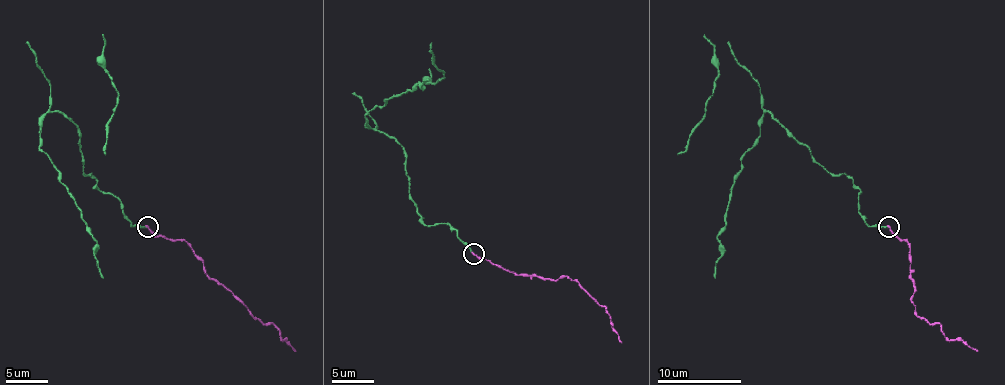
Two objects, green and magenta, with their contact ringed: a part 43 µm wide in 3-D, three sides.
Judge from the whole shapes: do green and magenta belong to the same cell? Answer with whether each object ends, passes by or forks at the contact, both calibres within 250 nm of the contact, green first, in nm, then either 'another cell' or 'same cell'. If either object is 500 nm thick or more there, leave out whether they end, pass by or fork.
green ends there; magenta ends there; 140 nm thick on the green side, 170 nm on the other; same cell

